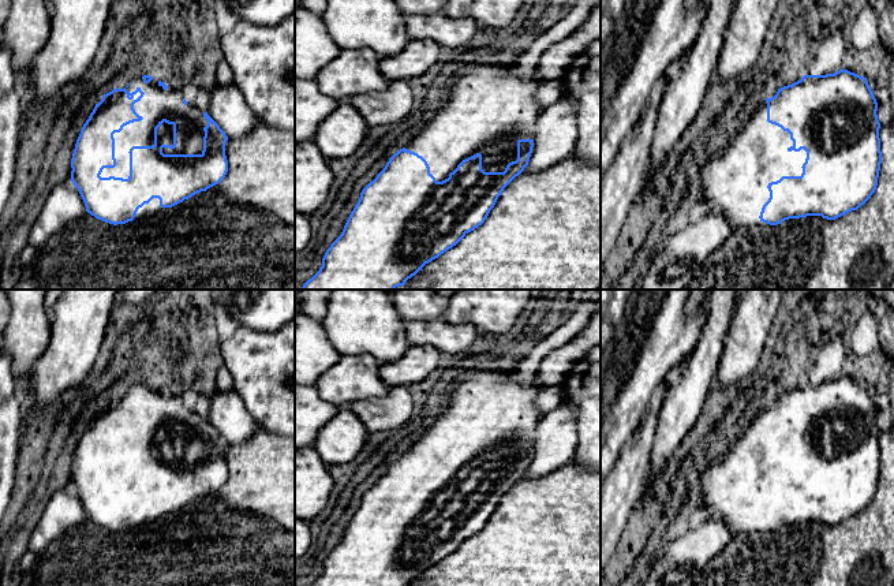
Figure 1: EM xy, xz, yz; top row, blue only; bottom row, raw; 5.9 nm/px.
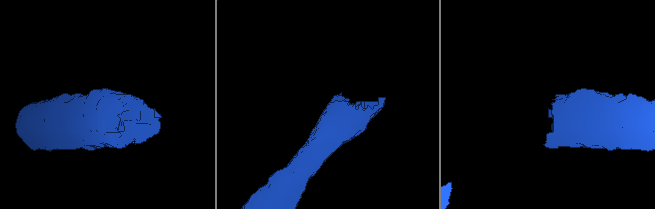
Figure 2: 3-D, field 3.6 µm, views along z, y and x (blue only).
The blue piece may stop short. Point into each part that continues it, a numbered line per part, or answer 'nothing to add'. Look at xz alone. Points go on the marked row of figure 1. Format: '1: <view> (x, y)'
1: xz (489, 109)

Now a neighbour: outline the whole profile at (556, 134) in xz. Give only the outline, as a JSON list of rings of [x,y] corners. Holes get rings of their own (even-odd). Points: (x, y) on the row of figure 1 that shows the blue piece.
[[[562,96],[539,115],[532,153],[523,172],[543,172],[568,158],[573,154],[577,138],[575,102]]]

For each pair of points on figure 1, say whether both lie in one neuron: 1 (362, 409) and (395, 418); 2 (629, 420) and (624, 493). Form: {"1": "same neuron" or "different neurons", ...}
{"1": "same neuron", "2": "different neurons"}

